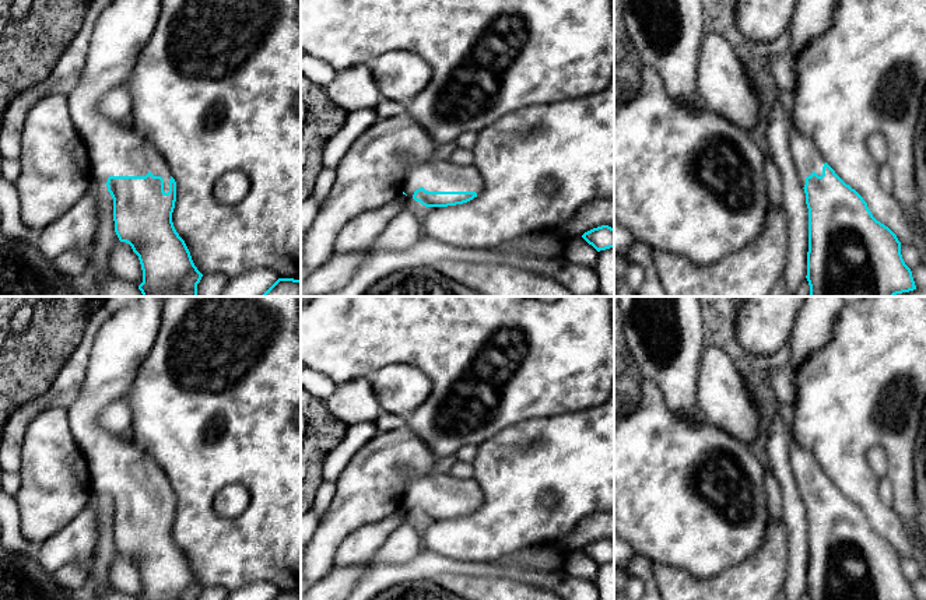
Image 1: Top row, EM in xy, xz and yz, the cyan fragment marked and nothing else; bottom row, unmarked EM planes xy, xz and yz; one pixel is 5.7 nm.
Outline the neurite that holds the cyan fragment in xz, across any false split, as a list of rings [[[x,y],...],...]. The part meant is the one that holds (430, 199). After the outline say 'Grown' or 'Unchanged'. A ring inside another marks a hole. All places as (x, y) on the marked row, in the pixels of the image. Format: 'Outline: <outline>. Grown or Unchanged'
Outline: [[[432,158],[407,159],[407,175],[403,194],[425,207],[448,207],[463,204],[481,193],[484,180],[474,165],[456,165],[450,161]]]. Grown

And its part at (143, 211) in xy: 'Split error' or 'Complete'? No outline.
Split error

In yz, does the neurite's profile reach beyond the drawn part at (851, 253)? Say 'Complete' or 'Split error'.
Split error

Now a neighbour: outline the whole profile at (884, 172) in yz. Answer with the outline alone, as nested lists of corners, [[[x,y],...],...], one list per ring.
[[[888,162],[876,165],[878,183],[887,193],[892,193],[894,190],[894,179],[892,179],[892,171],[888,165]]]

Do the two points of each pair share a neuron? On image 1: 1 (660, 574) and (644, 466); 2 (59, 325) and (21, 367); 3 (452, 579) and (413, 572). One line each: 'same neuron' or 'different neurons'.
1: different neurons
2: same neuron
3: different neurons

